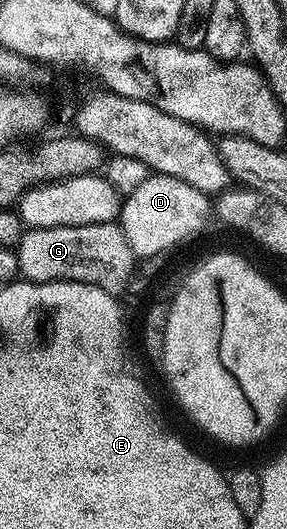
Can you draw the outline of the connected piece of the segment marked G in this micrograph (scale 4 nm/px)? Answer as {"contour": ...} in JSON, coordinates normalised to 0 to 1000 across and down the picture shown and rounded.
{"contour":[[[401,418],[282,429],[98,431],[66,450],[66,524],[84,531],[171,535],[251,531],[362,546],[380,556],[432,552],[456,524],[474,522],[477,488],[425,425]]]}

